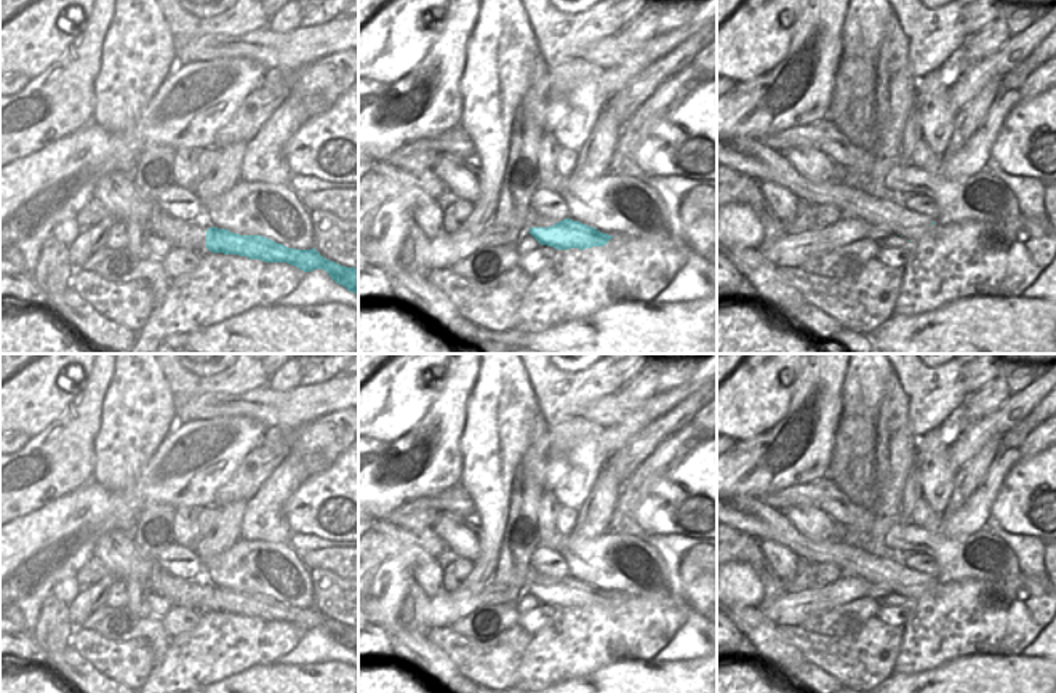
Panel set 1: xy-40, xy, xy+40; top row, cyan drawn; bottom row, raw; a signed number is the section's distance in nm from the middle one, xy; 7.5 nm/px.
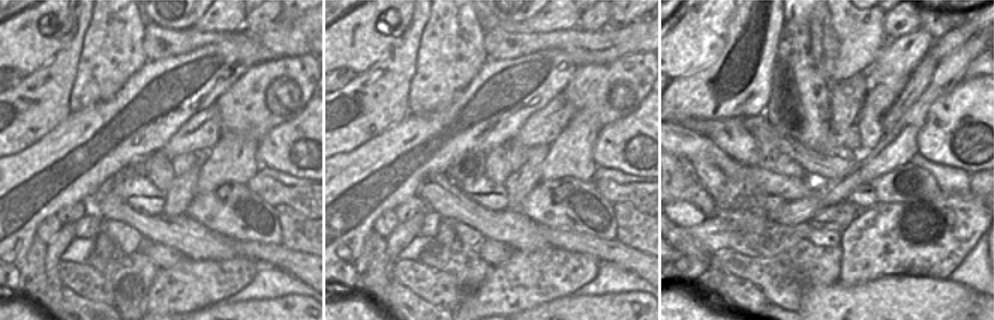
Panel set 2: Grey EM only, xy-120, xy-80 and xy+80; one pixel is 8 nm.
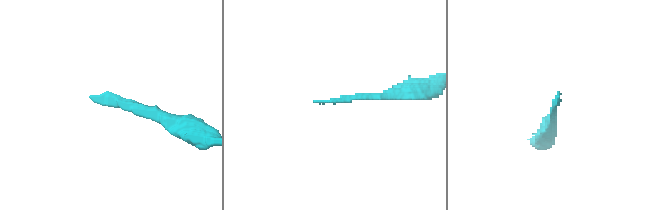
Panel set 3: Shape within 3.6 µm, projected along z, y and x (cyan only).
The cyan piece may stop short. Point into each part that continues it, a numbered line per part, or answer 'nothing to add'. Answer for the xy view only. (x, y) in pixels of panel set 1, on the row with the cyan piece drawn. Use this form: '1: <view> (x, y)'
1: xy (509, 213)

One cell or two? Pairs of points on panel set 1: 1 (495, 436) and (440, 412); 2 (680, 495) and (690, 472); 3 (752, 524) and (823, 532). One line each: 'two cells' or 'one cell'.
1: two cells
2: one cell
3: two cells

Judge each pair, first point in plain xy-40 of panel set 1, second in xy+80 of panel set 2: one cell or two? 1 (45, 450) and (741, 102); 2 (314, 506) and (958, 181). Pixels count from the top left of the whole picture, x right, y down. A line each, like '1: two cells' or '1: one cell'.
1: one cell
2: two cells

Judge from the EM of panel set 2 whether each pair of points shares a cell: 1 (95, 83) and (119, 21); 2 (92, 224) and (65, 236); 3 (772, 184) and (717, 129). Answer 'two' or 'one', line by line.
1: one
2: two
3: two

